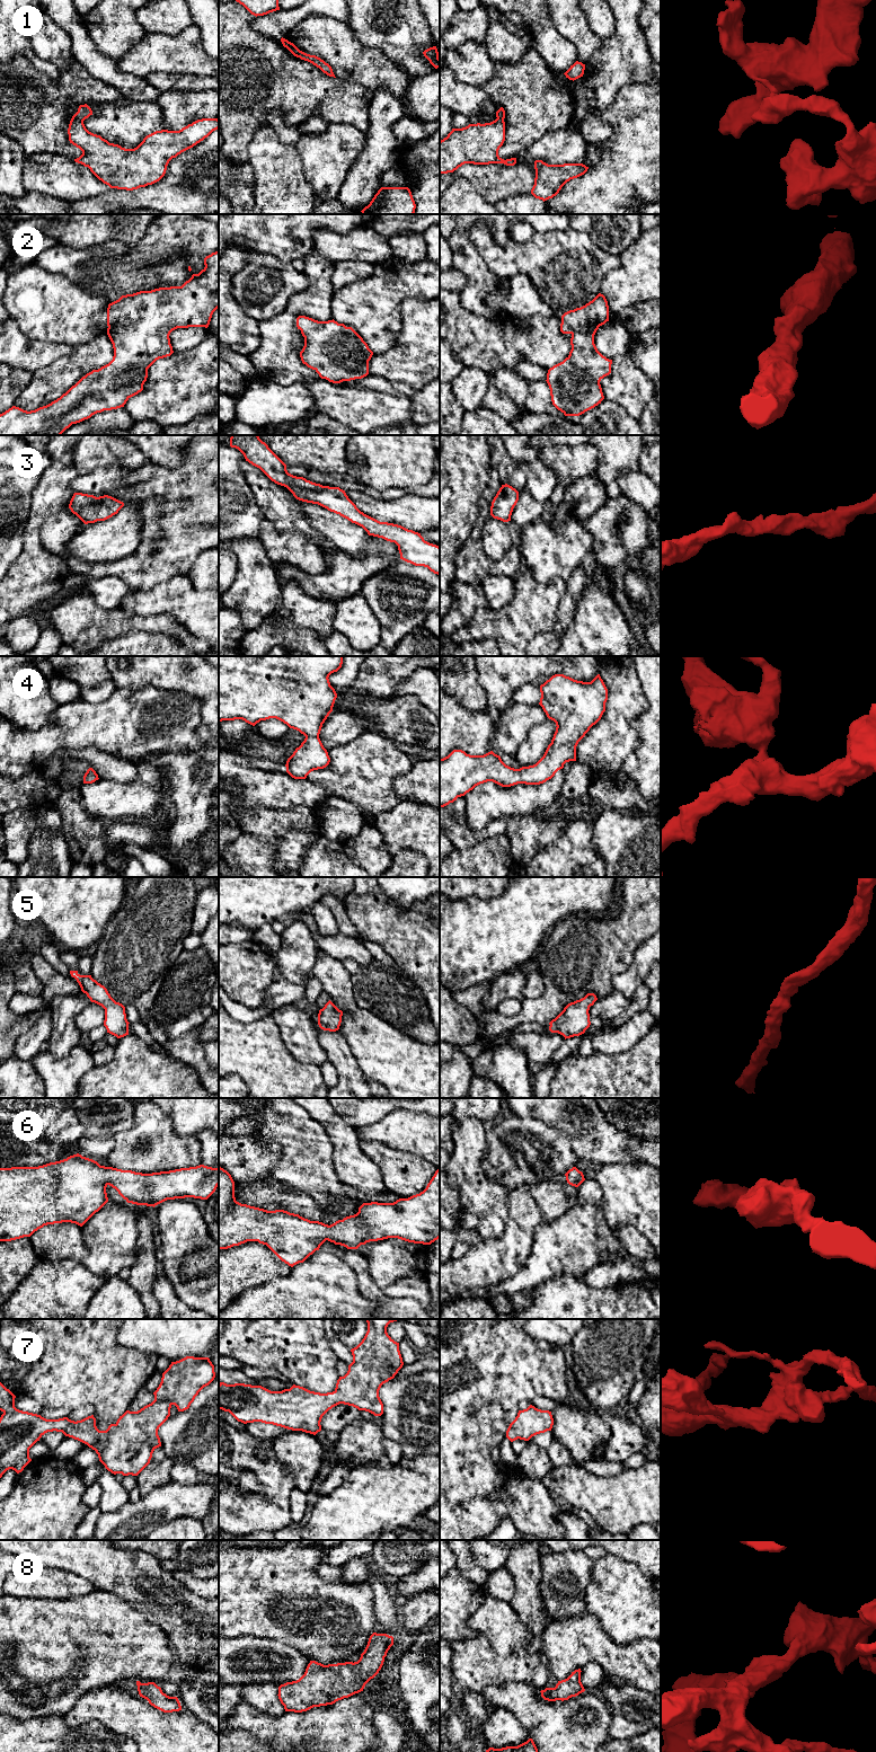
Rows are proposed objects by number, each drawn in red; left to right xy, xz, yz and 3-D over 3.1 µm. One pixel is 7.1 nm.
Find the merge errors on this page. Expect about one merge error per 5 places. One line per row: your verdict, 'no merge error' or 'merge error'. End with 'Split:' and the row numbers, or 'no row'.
1: merge error
2: no merge error
3: no merge error
4: no merge error
5: no merge error
6: no merge error
7: no merge error
8: no merge error
Split: 1

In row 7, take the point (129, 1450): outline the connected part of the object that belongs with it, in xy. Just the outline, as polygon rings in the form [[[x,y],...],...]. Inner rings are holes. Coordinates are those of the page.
[[[186,1356],[171,1362],[153,1392],[154,1400],[138,1412],[126,1410],[106,1431],[97,1428],[94,1415],[74,1422],[68,1417],[46,1419],[41,1415],[19,1410],[15,1407],[16,1396],[0,1382],[0,1410],[3,1413],[0,1417],[0,1478],[9,1469],[17,1474],[21,1472],[32,1461],[29,1449],[45,1433],[53,1431],[62,1432],[65,1436],[78,1440],[95,1450],[99,1461],[112,1474],[138,1476],[150,1463],[153,1451],[161,1446],[158,1430],[170,1416],[171,1406],[175,1405],[178,1412],[188,1409],[198,1392],[214,1378],[214,1365],[209,1357]]]

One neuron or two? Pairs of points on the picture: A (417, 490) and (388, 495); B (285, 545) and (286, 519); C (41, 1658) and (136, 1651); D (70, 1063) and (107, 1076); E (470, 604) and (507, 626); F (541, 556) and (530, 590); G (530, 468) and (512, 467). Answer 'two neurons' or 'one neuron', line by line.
A: one neuron
B: two neurons
C: one neuron
D: two neurons
E: two neurons
F: two neurons
G: two neurons

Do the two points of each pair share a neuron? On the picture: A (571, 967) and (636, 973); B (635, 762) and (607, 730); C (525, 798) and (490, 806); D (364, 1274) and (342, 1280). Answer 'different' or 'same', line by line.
A: different
B: different
C: same
D: different

